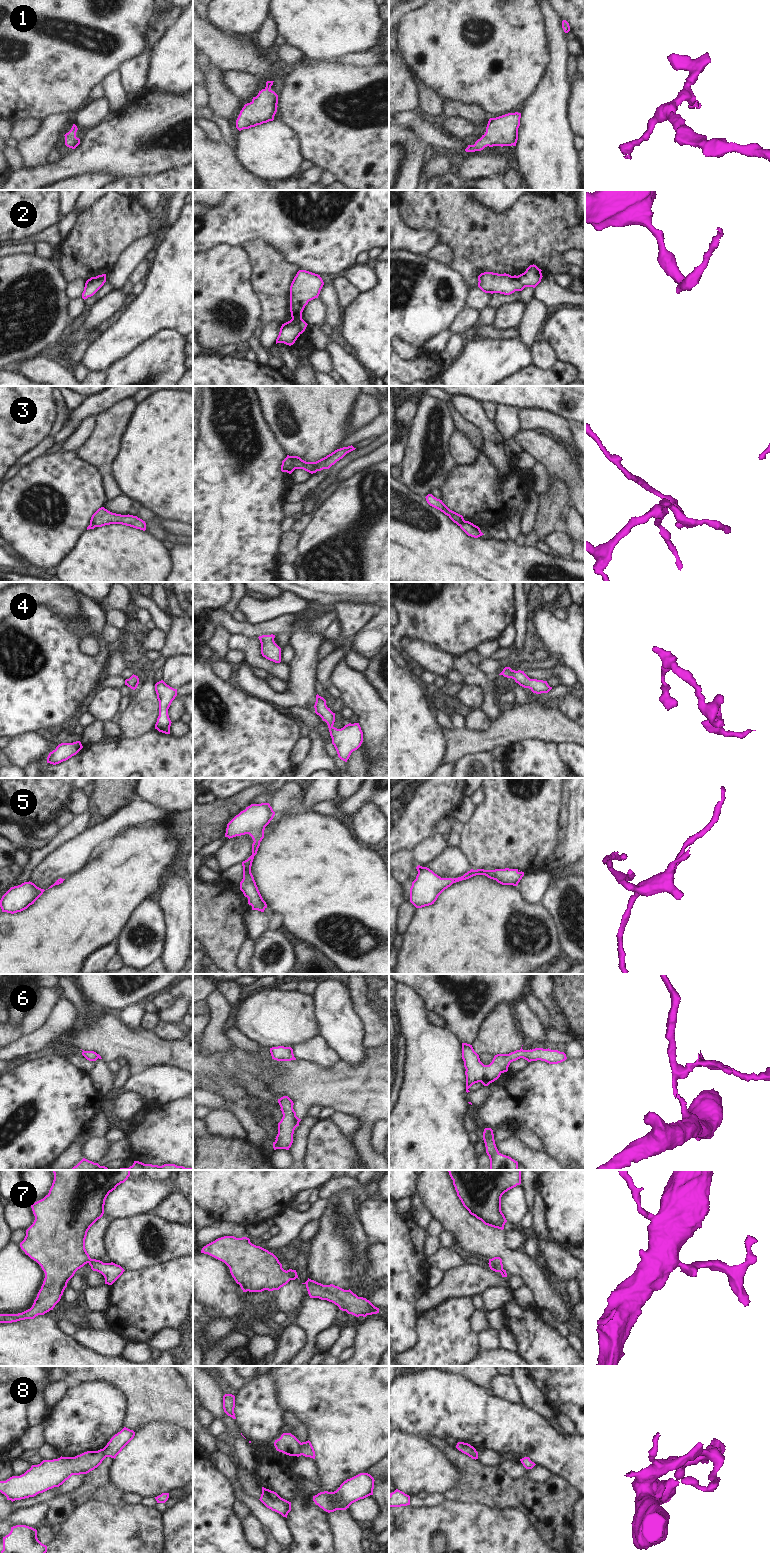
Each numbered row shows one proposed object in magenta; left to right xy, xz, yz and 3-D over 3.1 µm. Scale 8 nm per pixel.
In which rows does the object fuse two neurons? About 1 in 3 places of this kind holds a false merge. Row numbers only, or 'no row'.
2, 3, 6, 8.

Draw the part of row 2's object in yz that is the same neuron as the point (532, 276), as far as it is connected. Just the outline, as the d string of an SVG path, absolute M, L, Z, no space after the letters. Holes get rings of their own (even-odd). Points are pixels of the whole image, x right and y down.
M533 264L530 265L524 273L518 275L517 278L525 287L535 288L543 277L541 271L541 269Z

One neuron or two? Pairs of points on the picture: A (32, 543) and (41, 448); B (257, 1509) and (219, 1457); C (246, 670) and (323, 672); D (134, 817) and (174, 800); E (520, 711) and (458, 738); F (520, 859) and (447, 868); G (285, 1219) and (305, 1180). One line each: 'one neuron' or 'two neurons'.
A: two neurons
B: one neuron
C: two neurons
D: two neurons
E: one neuron
F: two neurons
G: two neurons

